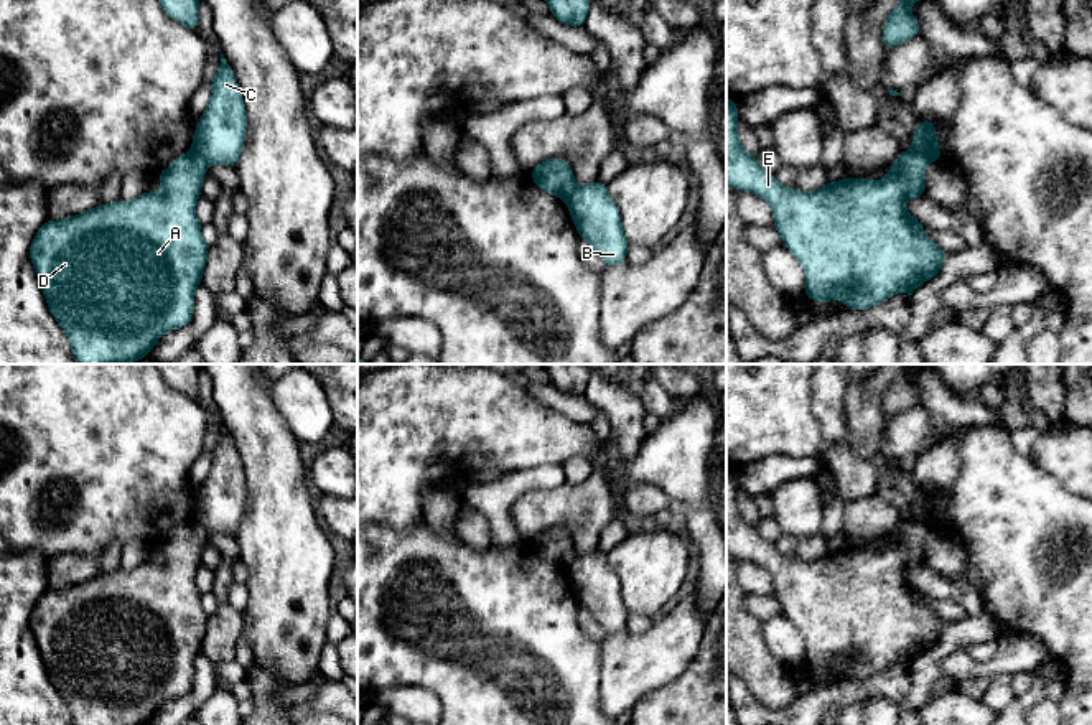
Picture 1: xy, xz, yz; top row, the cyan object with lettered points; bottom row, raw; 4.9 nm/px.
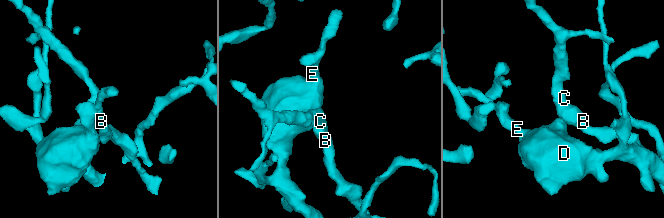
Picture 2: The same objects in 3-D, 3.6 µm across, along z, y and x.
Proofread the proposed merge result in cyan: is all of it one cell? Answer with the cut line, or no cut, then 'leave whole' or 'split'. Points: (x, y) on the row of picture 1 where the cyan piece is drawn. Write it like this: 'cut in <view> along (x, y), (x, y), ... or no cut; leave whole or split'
cut in xy along (193, 147), (208, 163); split

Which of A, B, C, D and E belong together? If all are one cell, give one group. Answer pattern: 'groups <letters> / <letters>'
groups A D E / B C

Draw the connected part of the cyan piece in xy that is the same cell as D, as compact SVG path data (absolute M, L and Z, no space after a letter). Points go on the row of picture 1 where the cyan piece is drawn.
M193 148L188 153L175 158L168 170L158 173L156 180L163 185L158 193L145 191L130 203L117 199L110 204L99 204L87 213L81 213L77 216L71 216L61 221L48 219L36 232L30 247L30 259L38 275L38 282L41 285L44 298L48 302L49 311L68 334L69 346L74 353L74 359L77 364L130 364L132 361L137 361L143 356L150 356L153 344L166 331L183 328L191 323L194 288L201 283L209 250L209 246L201 237L201 224L194 213L196 201L201 196L201 186L204 180L203 175L206 170L208 163Z

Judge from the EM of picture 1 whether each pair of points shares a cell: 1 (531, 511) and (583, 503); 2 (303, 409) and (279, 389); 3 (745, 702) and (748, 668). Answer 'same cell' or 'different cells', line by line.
1: same cell
2: same cell
3: different cells

